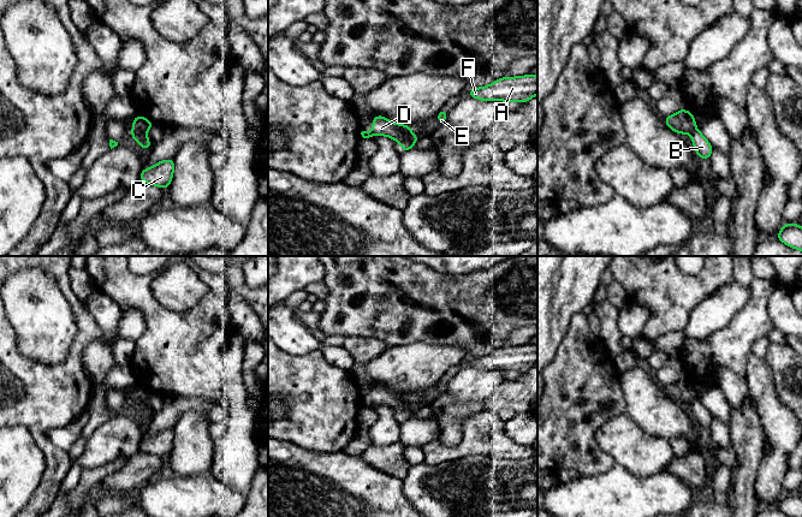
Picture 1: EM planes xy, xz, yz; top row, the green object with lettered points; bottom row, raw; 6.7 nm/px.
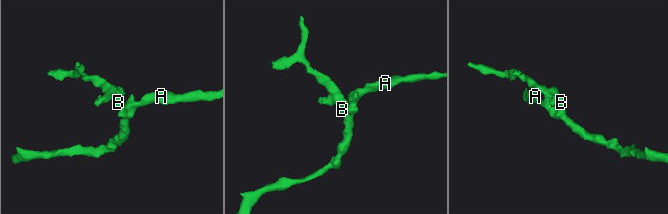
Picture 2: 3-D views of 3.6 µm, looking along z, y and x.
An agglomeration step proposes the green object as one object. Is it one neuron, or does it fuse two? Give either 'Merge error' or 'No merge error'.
Merge error

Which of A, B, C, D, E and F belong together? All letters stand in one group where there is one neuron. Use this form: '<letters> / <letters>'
A B C E F / D

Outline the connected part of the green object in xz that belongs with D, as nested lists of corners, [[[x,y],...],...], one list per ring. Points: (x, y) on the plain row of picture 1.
[[[382,385],[373,386],[373,400],[362,400],[363,408],[369,408],[376,404],[387,405],[396,411],[409,410],[415,414],[420,408],[417,404],[411,403],[411,396],[404,393],[396,393]]]

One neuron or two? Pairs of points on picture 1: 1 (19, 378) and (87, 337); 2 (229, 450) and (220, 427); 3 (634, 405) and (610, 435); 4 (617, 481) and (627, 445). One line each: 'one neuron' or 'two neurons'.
1: one neuron
2: two neurons
3: two neurons
4: two neurons

